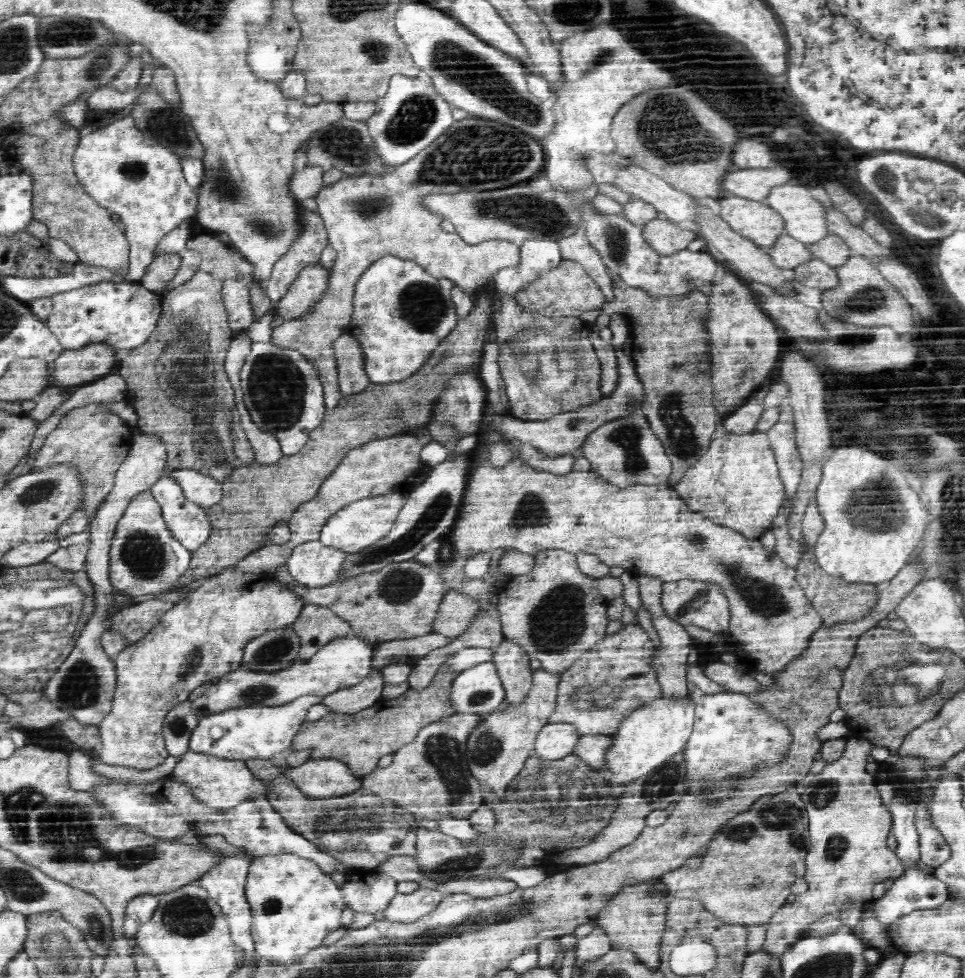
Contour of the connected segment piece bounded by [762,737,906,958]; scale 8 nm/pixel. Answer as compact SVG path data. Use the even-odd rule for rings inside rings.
M854 737L846 738L846 741L842 756L828 763L820 772L816 773L802 794L812 843L805 858L807 869L805 882L809 888L806 893L798 895L795 902L782 906L768 924L768 930L764 933L762 950L773 954L776 958L790 950L790 947L798 942L799 938L802 938L806 930L810 930L811 924L820 916L828 916L828 914L835 916L834 904L836 902L858 903L858 896L873 900L875 884L884 883L889 879L894 882L906 873L906 867L901 858L898 858L898 854L886 846L886 839L892 828L892 818L876 790L876 776L866 771L868 755L870 755L873 744L866 739L855 739Z

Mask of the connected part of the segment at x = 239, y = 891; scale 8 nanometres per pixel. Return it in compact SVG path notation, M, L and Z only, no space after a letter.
M223 856L218 858L216 866L211 867L210 872L202 875L197 884L207 891L207 894L218 904L229 925L231 939L238 947L245 951L246 955L255 955L255 943L253 942L252 912L246 899L246 882L250 869L250 860L246 857Z

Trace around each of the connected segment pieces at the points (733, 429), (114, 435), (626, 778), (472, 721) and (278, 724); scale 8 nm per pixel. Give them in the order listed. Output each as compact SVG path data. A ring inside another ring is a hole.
M758 390L758 393L754 394L754 397L750 398L745 406L734 411L734 414L730 414L730 417L726 418L723 423L727 432L739 435L753 433L765 411L764 396L766 397L766 392Z
M91 403L87 406L73 409L62 418L56 430L45 438L44 444L38 450L36 458L34 458L34 466L32 466L31 471L62 467L63 465L74 467L74 470L77 470L82 480L82 494L81 501L78 502L78 509L94 514L114 486L116 471L130 451L134 432L135 428L131 428L126 422L123 422L122 418L115 417L114 413L104 404Z
M662 696L630 710L612 735L613 741L605 754L605 769L612 776L608 784L629 784L683 752L693 731L696 705L689 696L682 701Z
M462 711L445 719L428 723L418 731L413 741L406 743L393 754L390 765L384 768L376 766L370 774L362 778L361 788L374 791L374 794L382 795L382 797L394 799L398 806L404 806L404 809L414 814L418 822L420 819L439 821L440 817L468 820L470 814L477 812L478 808L483 805L483 796L487 792L481 782L470 773L468 760L466 760L467 738L482 719L483 717L478 714L468 714Z
M305 694L281 705L250 706L208 714L201 718L192 731L189 750L211 754L218 758L242 759L244 762L249 758L272 760L276 753L282 752L291 745L302 723L307 721L308 709L320 704L324 697L325 695Z

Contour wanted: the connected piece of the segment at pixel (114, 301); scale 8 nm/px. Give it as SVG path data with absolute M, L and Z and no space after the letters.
M123 279L104 281L97 285L78 287L74 290L53 294L51 296L53 306L46 323L63 349L79 349L100 342L121 356L144 344L152 336L160 320L164 297L160 292L146 289L141 282L131 283Z

